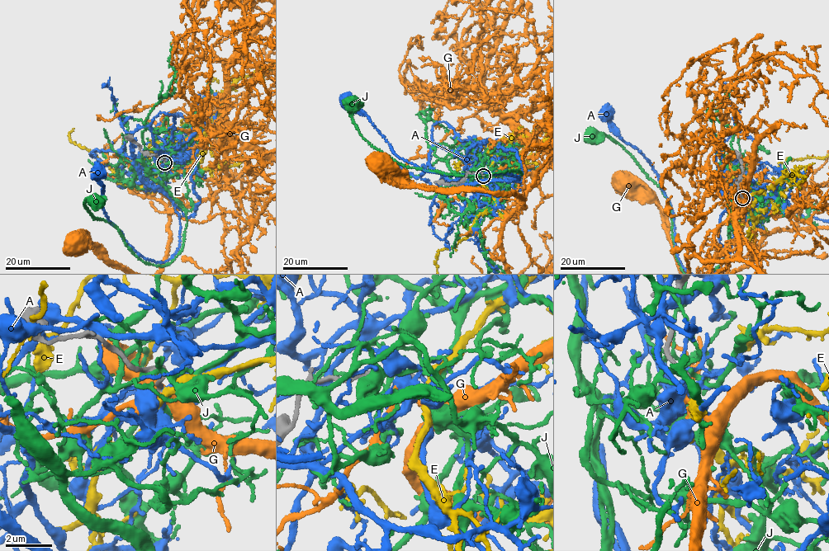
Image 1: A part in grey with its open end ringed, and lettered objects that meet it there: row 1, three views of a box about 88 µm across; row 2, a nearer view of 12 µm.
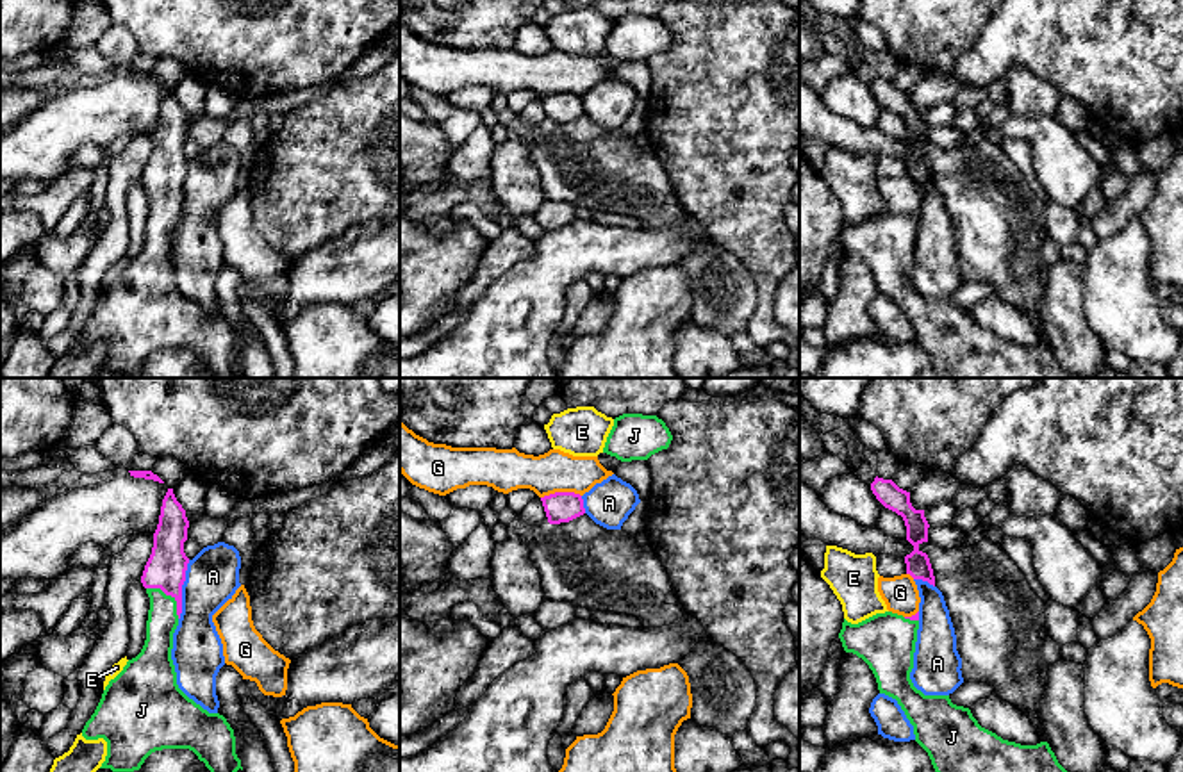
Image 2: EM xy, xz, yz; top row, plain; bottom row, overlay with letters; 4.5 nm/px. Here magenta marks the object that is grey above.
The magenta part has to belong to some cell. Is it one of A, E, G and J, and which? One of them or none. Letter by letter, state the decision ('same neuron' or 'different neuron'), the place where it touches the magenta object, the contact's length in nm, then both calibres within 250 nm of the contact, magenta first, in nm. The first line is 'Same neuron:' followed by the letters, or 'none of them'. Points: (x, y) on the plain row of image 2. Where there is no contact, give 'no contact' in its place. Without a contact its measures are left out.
Same neuron: J
A: different neuron | xy (181, 191) | 280 nm | 180/240 nm
E: different neuron | no contact
G: different neuron | xz (561, 93) | 180 nm | 140/190 nm
J: same neuron | xy (170, 195) | 200 nm | 180/140 nm

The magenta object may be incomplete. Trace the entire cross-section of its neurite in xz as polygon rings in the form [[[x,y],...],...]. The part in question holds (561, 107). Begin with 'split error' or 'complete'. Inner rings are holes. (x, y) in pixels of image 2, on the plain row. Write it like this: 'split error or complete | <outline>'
complete | [[[555,93],[541,98],[548,123],[569,123],[585,114],[583,100],[575,93]]]

